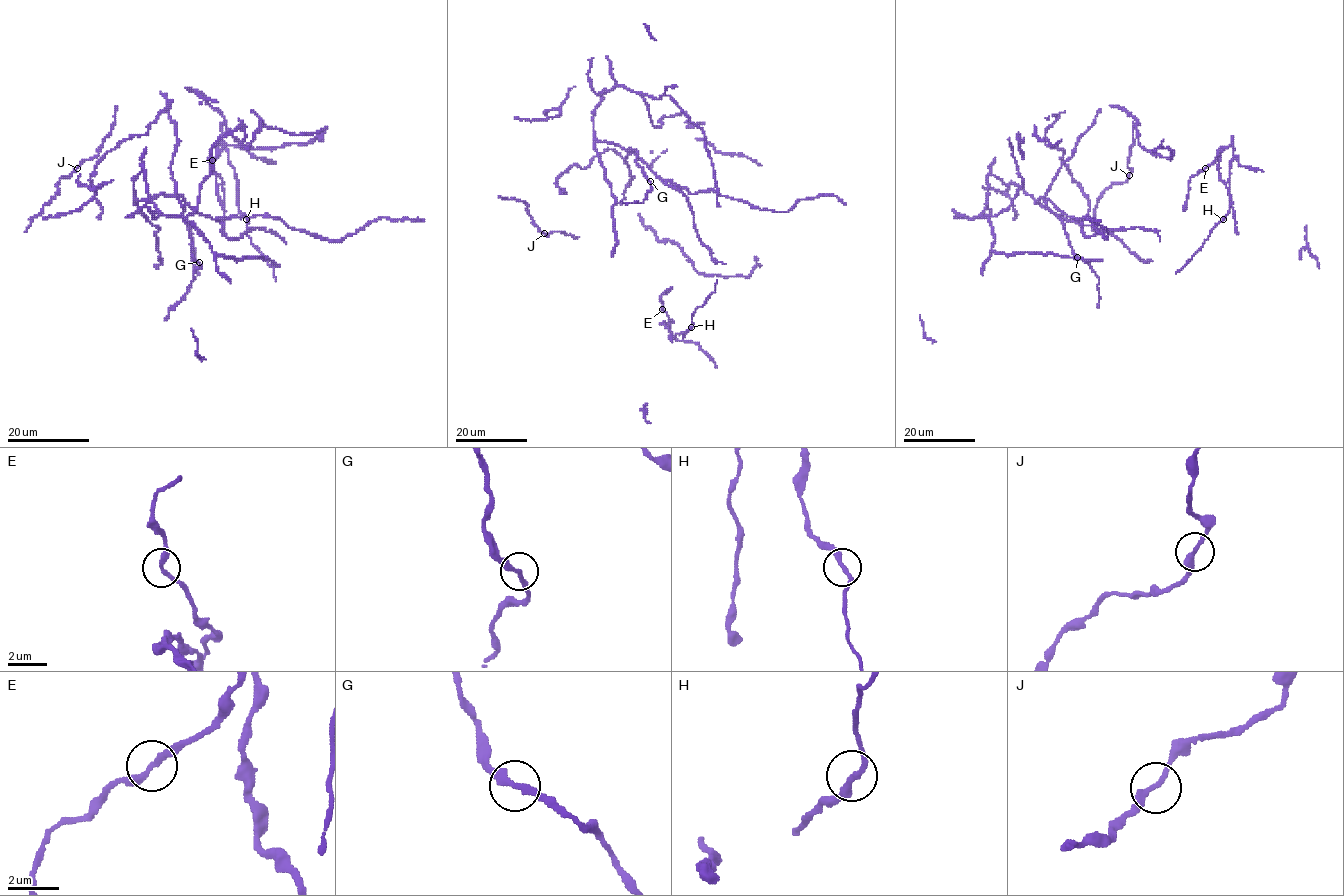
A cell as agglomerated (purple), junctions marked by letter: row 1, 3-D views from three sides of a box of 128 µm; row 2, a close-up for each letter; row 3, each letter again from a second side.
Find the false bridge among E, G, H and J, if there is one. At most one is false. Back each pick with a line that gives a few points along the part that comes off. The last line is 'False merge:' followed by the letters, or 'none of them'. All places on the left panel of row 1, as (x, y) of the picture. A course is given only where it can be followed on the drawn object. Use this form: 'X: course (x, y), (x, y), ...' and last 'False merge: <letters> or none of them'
False merge: none of them

